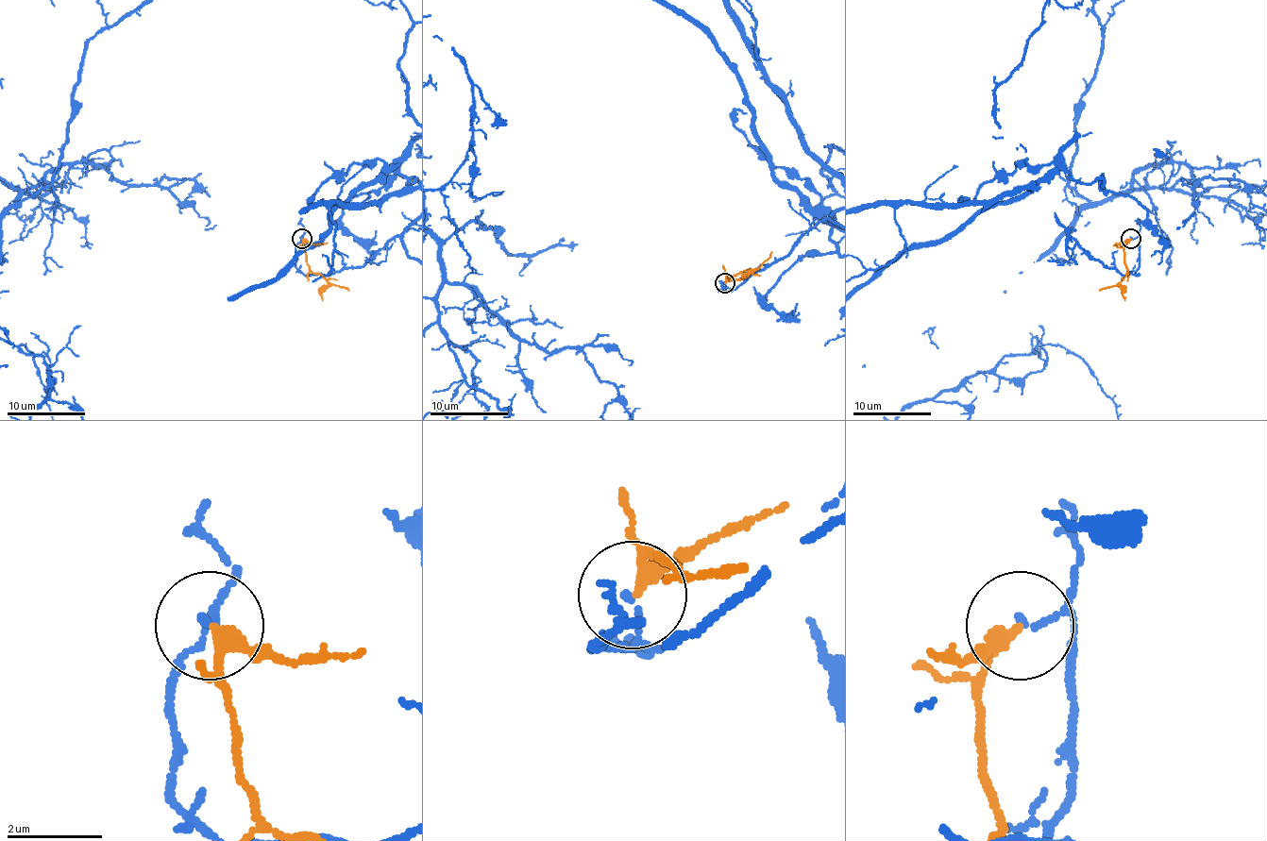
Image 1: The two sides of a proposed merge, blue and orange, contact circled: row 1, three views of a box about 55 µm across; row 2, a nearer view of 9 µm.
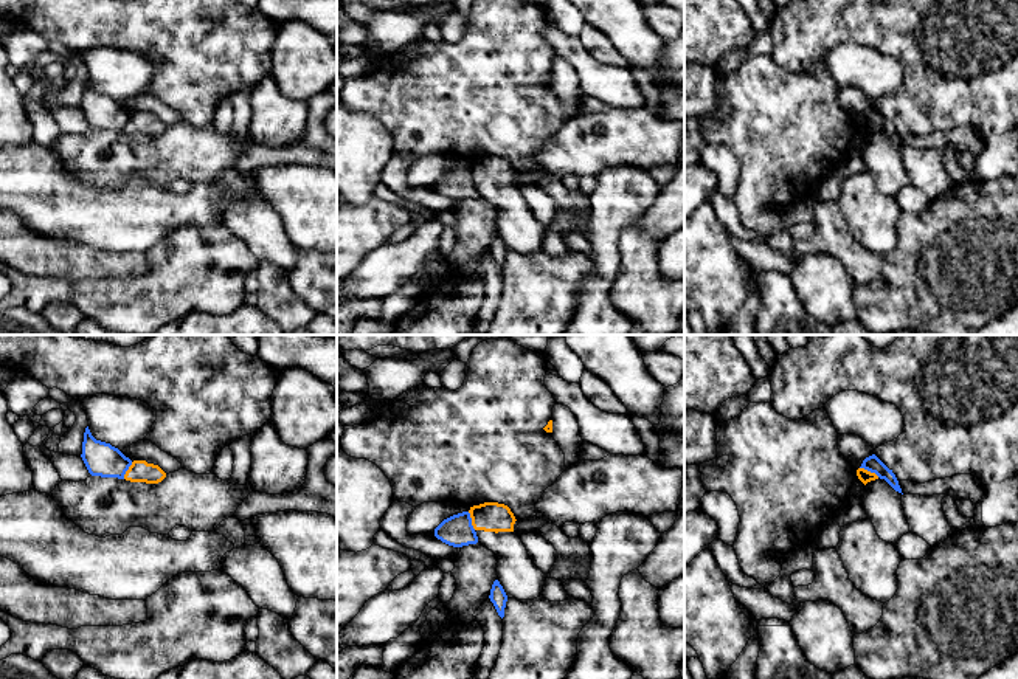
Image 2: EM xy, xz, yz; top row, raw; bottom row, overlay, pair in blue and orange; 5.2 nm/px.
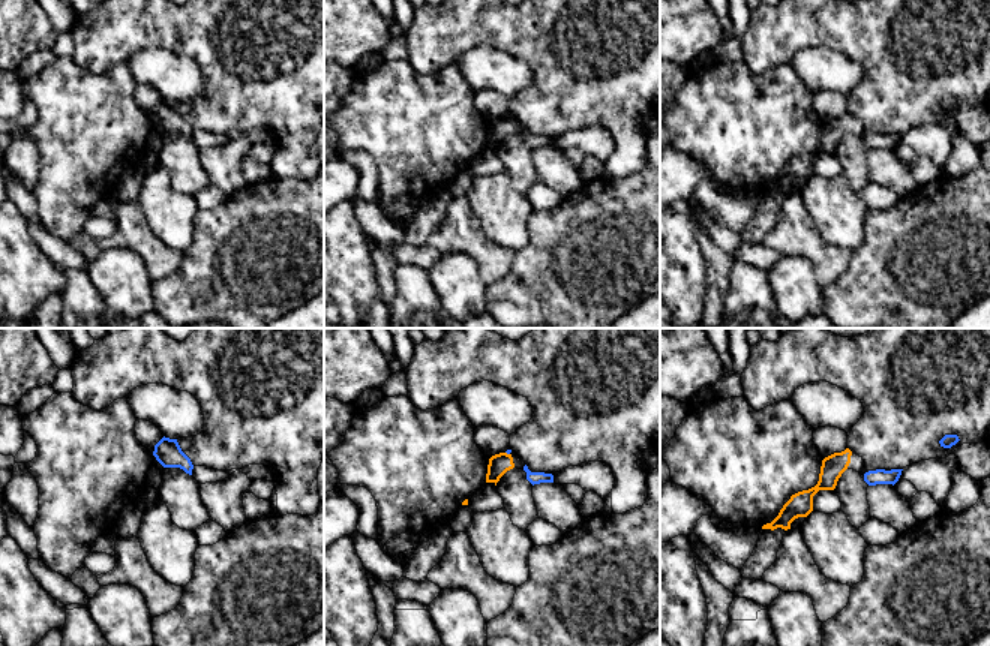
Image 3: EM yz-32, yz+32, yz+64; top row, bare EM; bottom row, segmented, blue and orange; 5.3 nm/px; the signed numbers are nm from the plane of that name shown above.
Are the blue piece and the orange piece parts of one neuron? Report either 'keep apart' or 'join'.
keep apart

